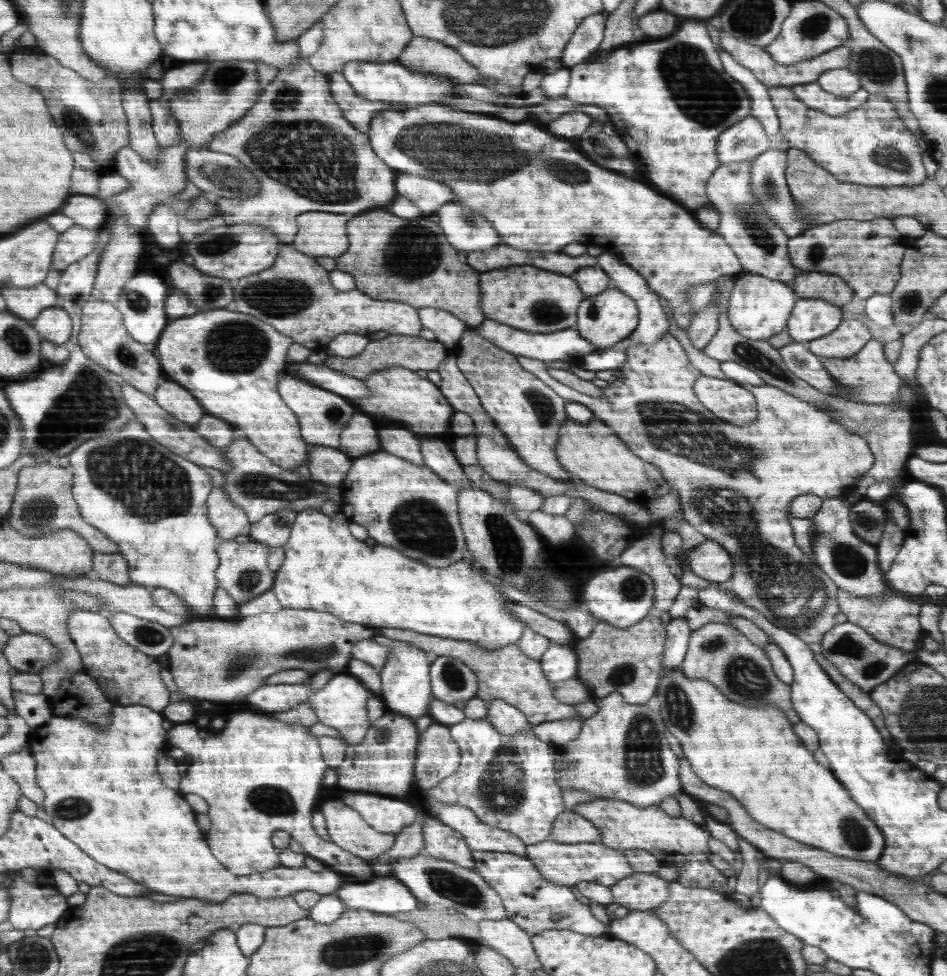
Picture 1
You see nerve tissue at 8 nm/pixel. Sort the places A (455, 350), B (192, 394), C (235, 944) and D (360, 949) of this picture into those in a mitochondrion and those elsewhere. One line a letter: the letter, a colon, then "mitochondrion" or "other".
A: other
B: other
C: other
D: mitochondrion

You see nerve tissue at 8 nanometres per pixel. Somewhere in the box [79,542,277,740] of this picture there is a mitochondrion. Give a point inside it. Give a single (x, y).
(149, 635)

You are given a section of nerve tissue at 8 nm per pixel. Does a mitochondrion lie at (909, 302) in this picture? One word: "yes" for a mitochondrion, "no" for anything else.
yes

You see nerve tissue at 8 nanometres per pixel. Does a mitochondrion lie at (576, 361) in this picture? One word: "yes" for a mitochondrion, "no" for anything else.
no

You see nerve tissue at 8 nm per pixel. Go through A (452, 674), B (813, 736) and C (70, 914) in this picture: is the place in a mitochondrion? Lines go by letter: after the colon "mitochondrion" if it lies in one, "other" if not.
A: mitochondrion
B: other
C: other

